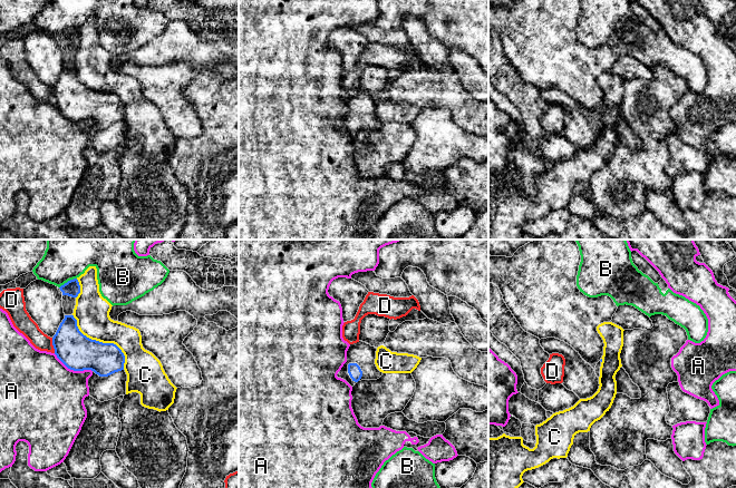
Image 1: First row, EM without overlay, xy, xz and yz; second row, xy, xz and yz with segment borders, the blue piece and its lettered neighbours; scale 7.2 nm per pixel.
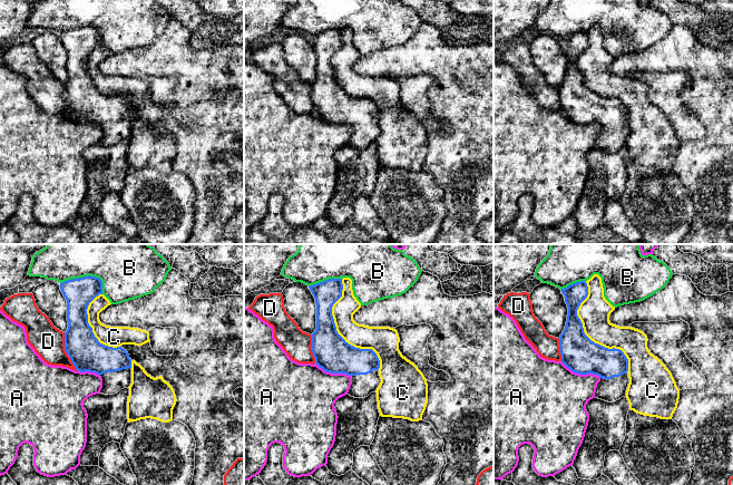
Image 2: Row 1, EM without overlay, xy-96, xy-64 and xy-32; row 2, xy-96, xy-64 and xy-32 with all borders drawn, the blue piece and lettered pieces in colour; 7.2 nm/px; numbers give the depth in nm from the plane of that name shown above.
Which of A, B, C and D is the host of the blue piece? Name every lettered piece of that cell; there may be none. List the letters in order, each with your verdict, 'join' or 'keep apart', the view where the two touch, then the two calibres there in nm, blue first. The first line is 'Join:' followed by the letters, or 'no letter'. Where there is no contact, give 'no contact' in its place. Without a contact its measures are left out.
Join: no letter
A: keep apart | xy | 260/480 nm
B: keep apart | xy | 110/360 nm
C: keep apart | xy | 260/260 nm
D: keep apart | xy | 260/140 nm

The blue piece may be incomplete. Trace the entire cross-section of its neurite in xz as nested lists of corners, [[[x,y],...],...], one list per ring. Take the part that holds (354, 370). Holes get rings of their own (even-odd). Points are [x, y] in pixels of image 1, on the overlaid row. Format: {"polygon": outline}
{"polygon": [[[359,341],[350,344],[347,351],[347,362],[337,377],[346,380],[351,387],[361,380],[377,380],[382,375],[376,364],[377,348]]]}

